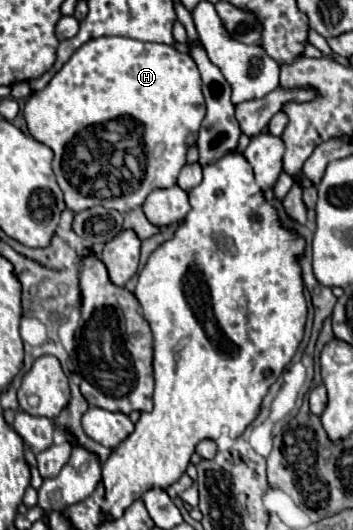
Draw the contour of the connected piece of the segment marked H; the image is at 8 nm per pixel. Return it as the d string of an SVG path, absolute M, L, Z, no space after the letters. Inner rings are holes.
M103 36L103 38L95 38L95 40L89 40L87 44L83 44L71 58L69 58L69 62L51 78L51 82L41 90L41 92L33 92L29 98L27 98L27 104L25 104L25 108L23 108L23 118L25 118L25 122L27 122L27 130L29 130L29 134L37 140L37 142L41 142L41 144L45 144L45 146L49 146L53 152L55 152L55 158L53 158L53 172L55 172L55 176L57 176L57 184L61 186L61 190L63 190L63 194L65 194L65 204L67 204L67 208L71 210L71 212L83 212L85 208L93 208L93 206L103 206L103 208L113 208L113 210L119 210L119 212L129 212L129 210L133 210L133 208L139 208L143 202L145 202L145 196L149 194L149 192L153 192L153 190L157 190L157 188L171 188L171 186L175 186L177 184L177 176L179 176L179 172L181 172L181 168L185 166L185 154L187 154L187 150L197 142L197 134L199 134L199 128L201 128L201 122L203 122L203 118L205 118L205 100L203 100L203 94L201 94L201 76L199 76L199 72L197 72L197 66L195 66L195 62L187 56L187 54L181 54L181 52L177 52L173 46L167 46L167 44L157 44L157 42L141 42L141 40L135 40L135 38L127 38L127 36ZM83 138L105 138L105 142L107 140L111 140L111 142L107 142L107 144L111 144L111 146L107 146L107 148L103 148L101 146L101 152L97 150L97 152L91 152L89 150L89 146L83 142ZM87 150L89 150L89 156L93 154L93 160L95 162L99 162L99 158L103 160L101 164L87 164ZM97 178L103 178L105 182L107 182L107 186L99 186L99 182L97 182Z

